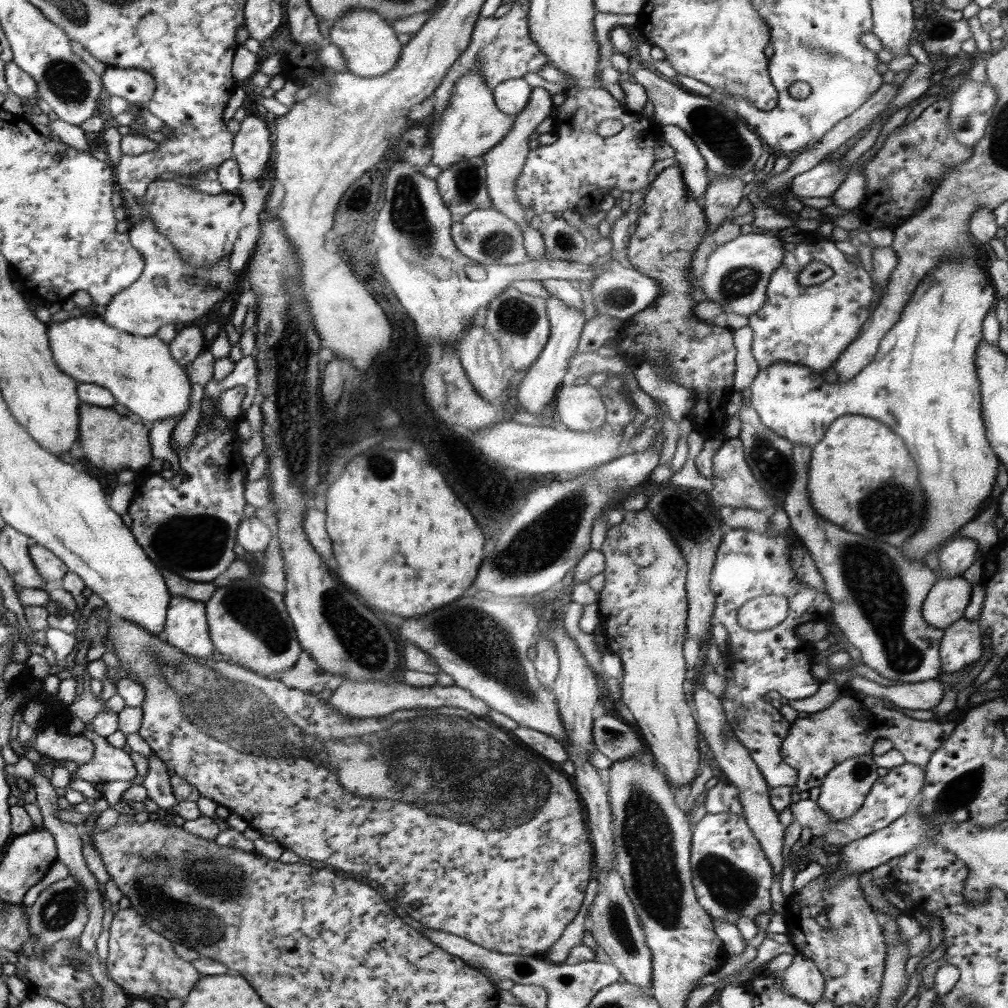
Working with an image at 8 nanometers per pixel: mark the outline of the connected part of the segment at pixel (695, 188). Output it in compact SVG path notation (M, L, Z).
M673 125L659 127L659 138L668 142L675 150L675 158L678 160L687 194L701 200L710 179L704 157L684 130Z

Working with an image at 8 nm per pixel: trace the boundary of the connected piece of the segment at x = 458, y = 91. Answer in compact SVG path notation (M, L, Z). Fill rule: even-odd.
M479 68L469 70L455 84L451 101L435 126L429 147L431 163L446 170L463 158L483 157L510 132L514 119L498 110L493 91L487 87Z

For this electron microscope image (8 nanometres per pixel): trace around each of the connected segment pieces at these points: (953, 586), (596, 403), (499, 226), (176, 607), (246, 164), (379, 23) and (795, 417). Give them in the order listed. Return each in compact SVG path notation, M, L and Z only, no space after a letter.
M963 576L938 579L931 585L922 606L924 620L944 630L953 622L964 619L971 599L972 586Z
M560 386L554 401L559 421L574 432L598 430L605 424L607 413L599 390L583 386Z
M496 208L472 210L466 216L454 219L451 224L451 237L464 256L482 264L514 266L523 263L526 256L529 256L518 223Z
M171 595L167 609L166 642L199 659L212 657L215 646L210 638L205 603Z
M246 115L240 123L240 131L233 136L233 159L238 163L241 178L261 178L270 160L270 130L262 119Z
M353 8L331 25L330 43L338 46L342 52L348 72L362 78L376 78L392 70L398 62L403 46L397 34L377 12Z
M943 260L932 272L926 275L926 278L915 288L912 298L906 303L904 310L898 318L896 325L892 326L892 329L882 337L880 341L880 347L878 347L878 353L874 355L874 359L862 369L858 375L848 380L848 383L828 384L823 380L820 373L812 371L808 367L802 367L798 365L792 365L790 363L772 363L770 367L766 369L758 369L758 375L752 380L748 391L746 392L747 398L750 398L750 404L754 410L759 414L761 423L770 430L773 430L778 436L788 439L792 444L806 445L812 448L815 444L818 444L819 440L825 436L827 428L836 420L839 416L845 414L857 414L870 417L871 419L878 420L882 424L885 424L900 436L900 438L906 444L906 448L910 450L910 456L914 458L914 464L918 468L918 482L922 487L923 497L925 498L925 511L923 512L923 521L921 527L912 535L900 548L903 551L903 555L907 556L910 560L922 560L925 563L924 556L928 554L930 550L943 546L946 540L950 540L954 534L964 526L967 522L973 520L980 512L980 506L985 500L990 498L992 490L994 490L994 482L996 475L998 475L999 461L996 454L989 445L986 438L984 421L982 420L981 409L981 391L980 380L976 373L976 350L978 350L978 343L982 338L982 326L986 313L997 303L997 296L995 295L995 288L992 284L989 275L986 276L986 272L982 268L978 267L975 261L958 262L956 260Z

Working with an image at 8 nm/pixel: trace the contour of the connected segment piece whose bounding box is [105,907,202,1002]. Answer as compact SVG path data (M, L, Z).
M127 907L114 913L109 931L105 967L110 978L120 985L128 996L150 1000L153 1000L154 996L162 996L166 1000L179 998L184 1002L189 990L200 980L202 974L195 969L195 965L182 960L171 943L164 936L153 932L135 908Z

